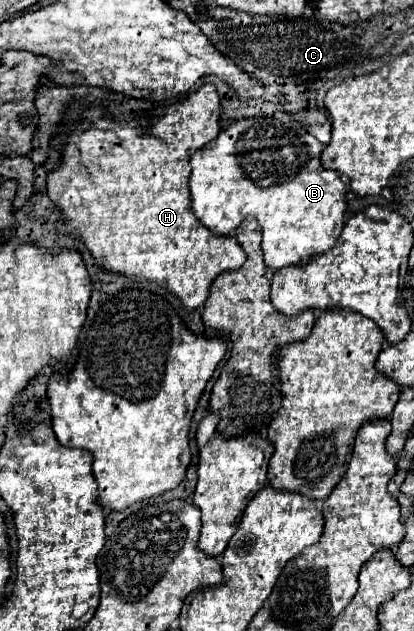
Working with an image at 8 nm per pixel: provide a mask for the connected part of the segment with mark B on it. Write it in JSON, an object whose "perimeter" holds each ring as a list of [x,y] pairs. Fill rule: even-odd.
{"perimeter":[[[265,114],[241,118],[221,128],[219,136],[197,150],[191,158],[191,198],[195,216],[211,232],[229,234],[245,216],[255,216],[263,228],[263,256],[269,270],[279,270],[289,264],[307,262],[311,256],[321,256],[331,250],[345,226],[347,188],[337,172],[321,166],[323,144],[311,136],[299,122],[283,114]]]}

